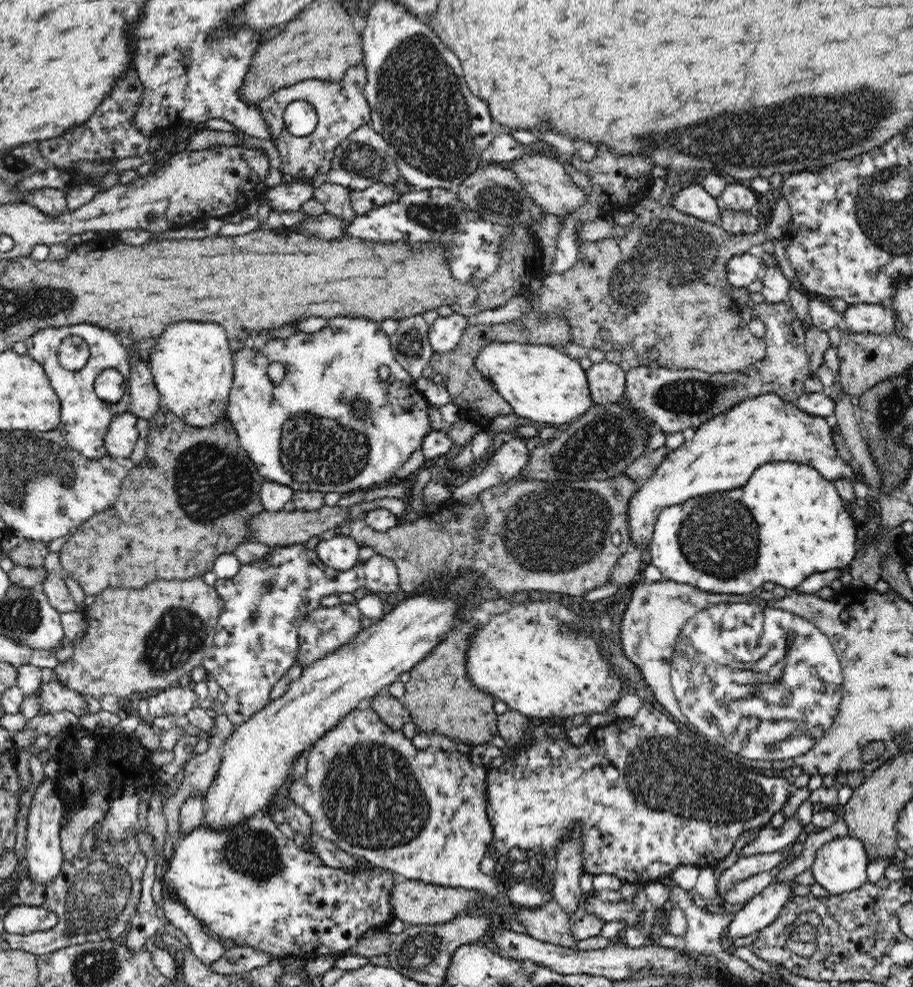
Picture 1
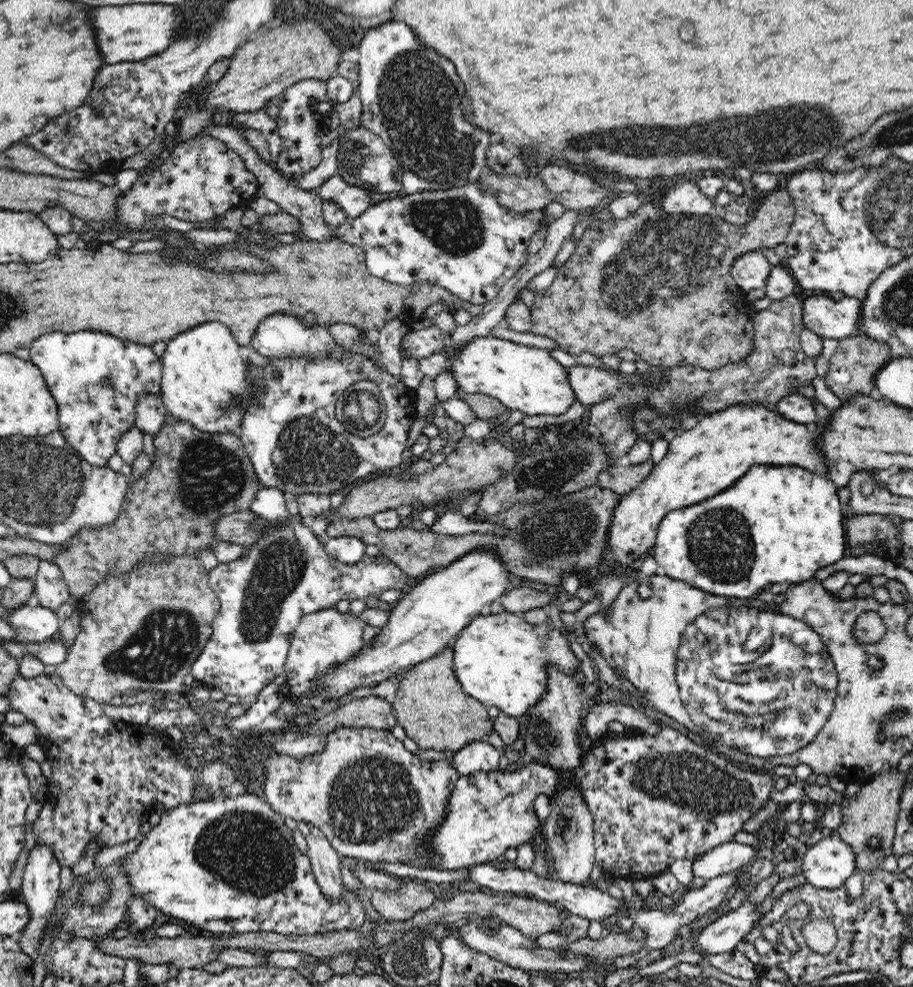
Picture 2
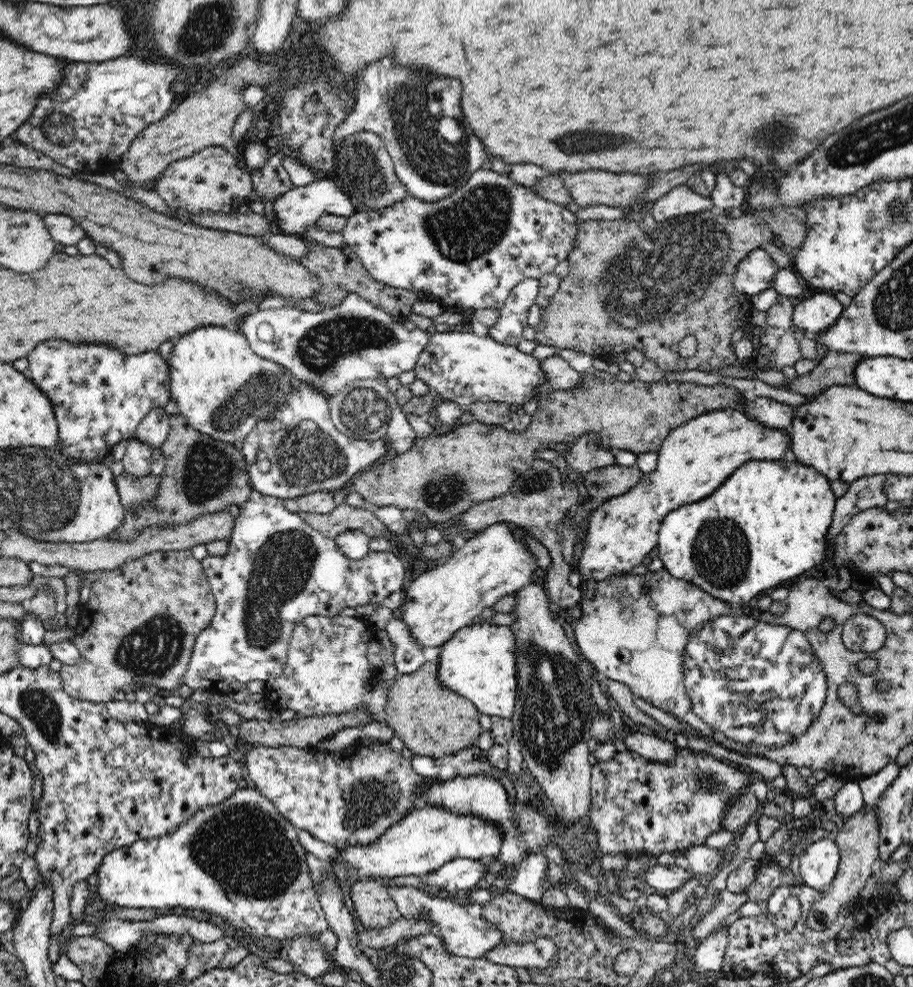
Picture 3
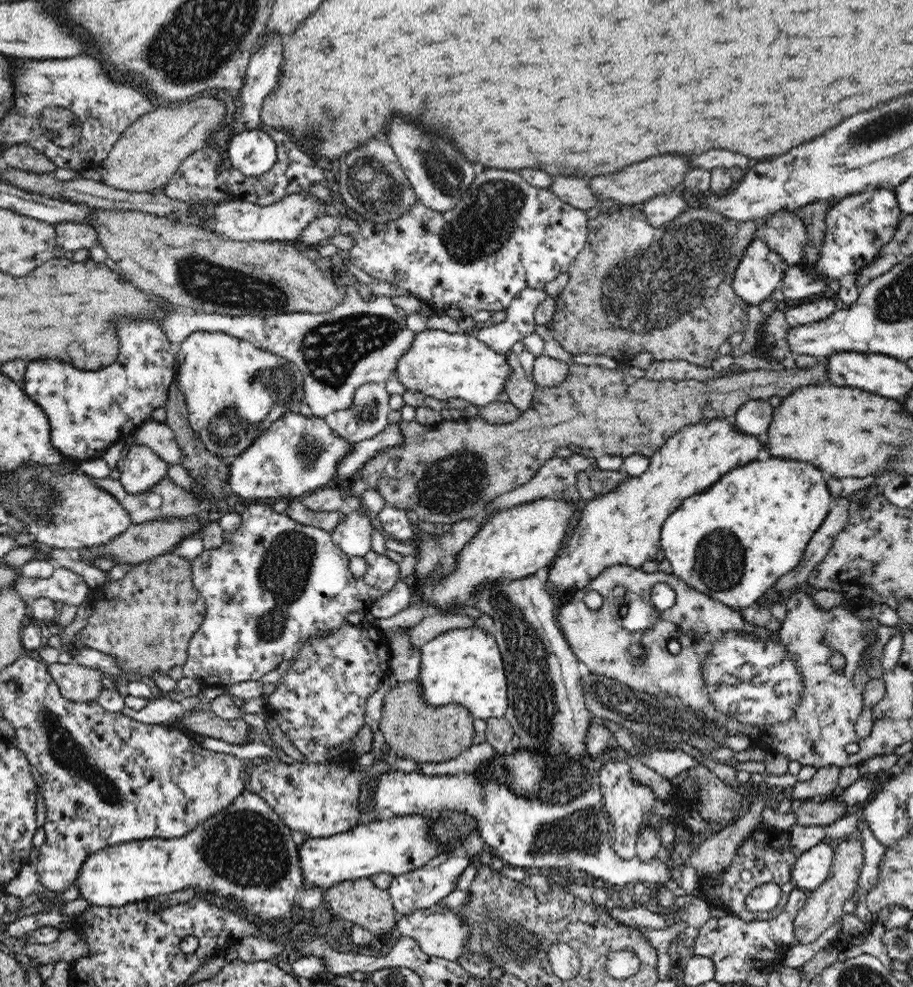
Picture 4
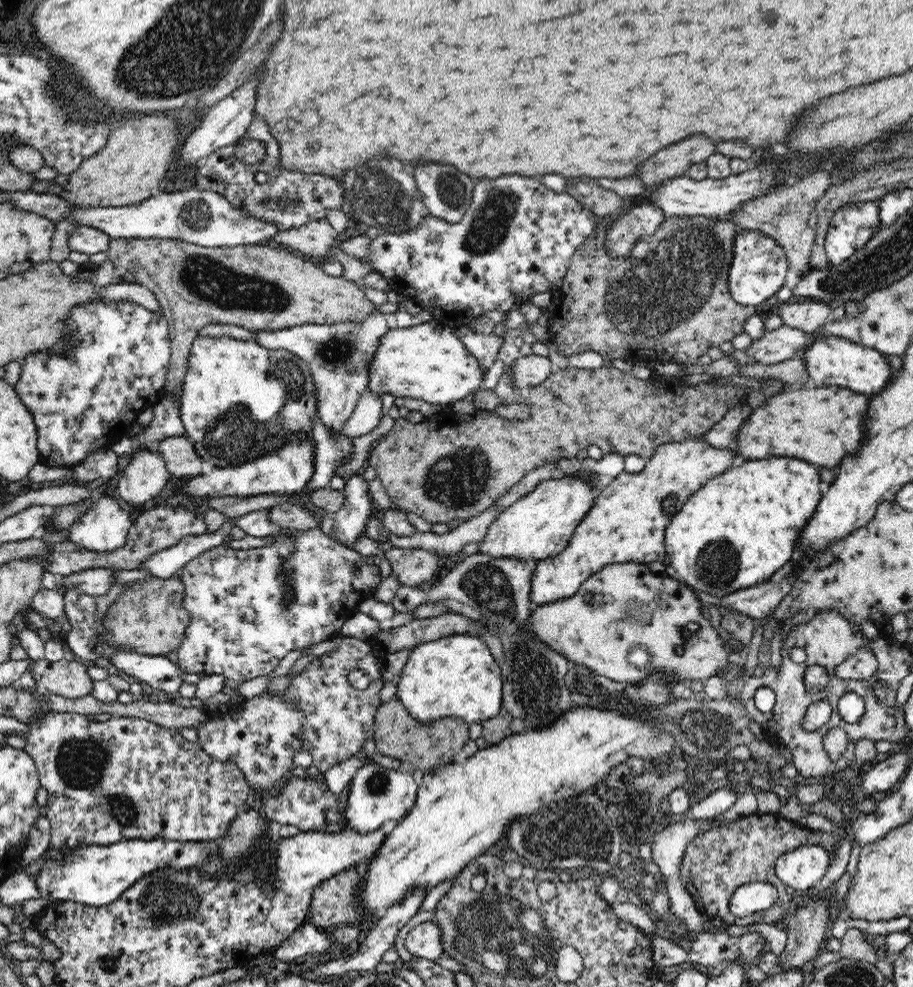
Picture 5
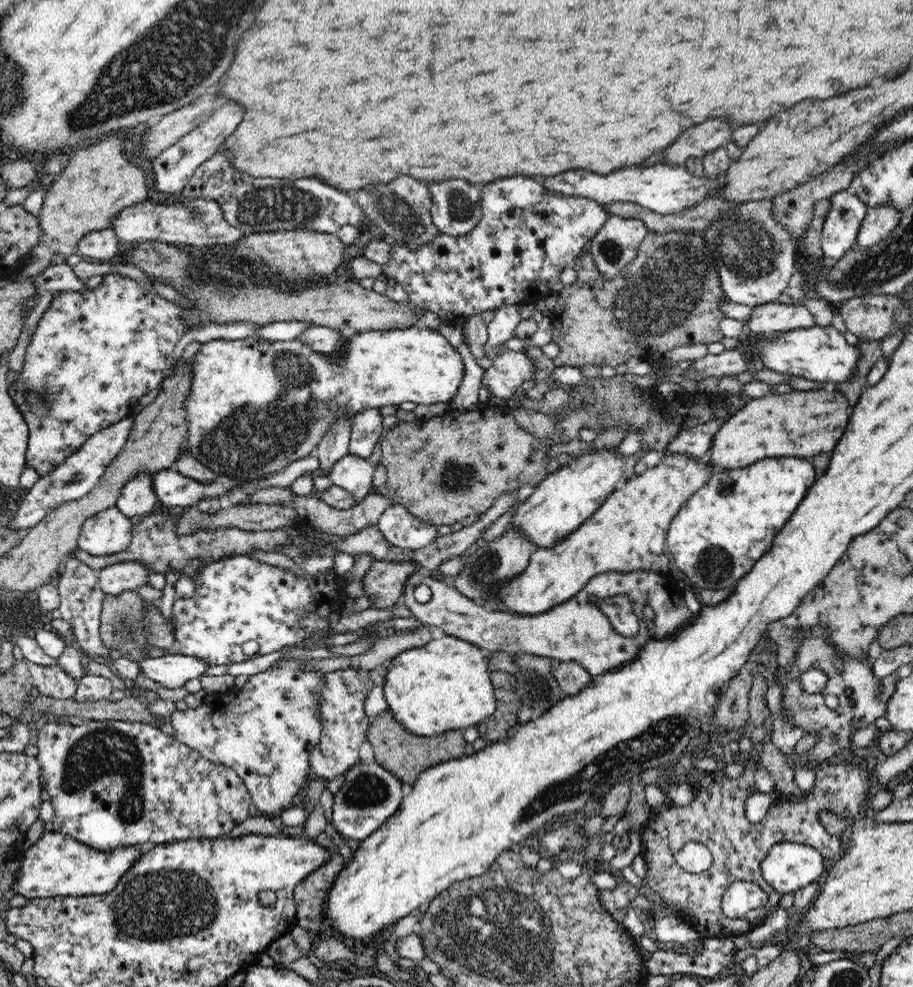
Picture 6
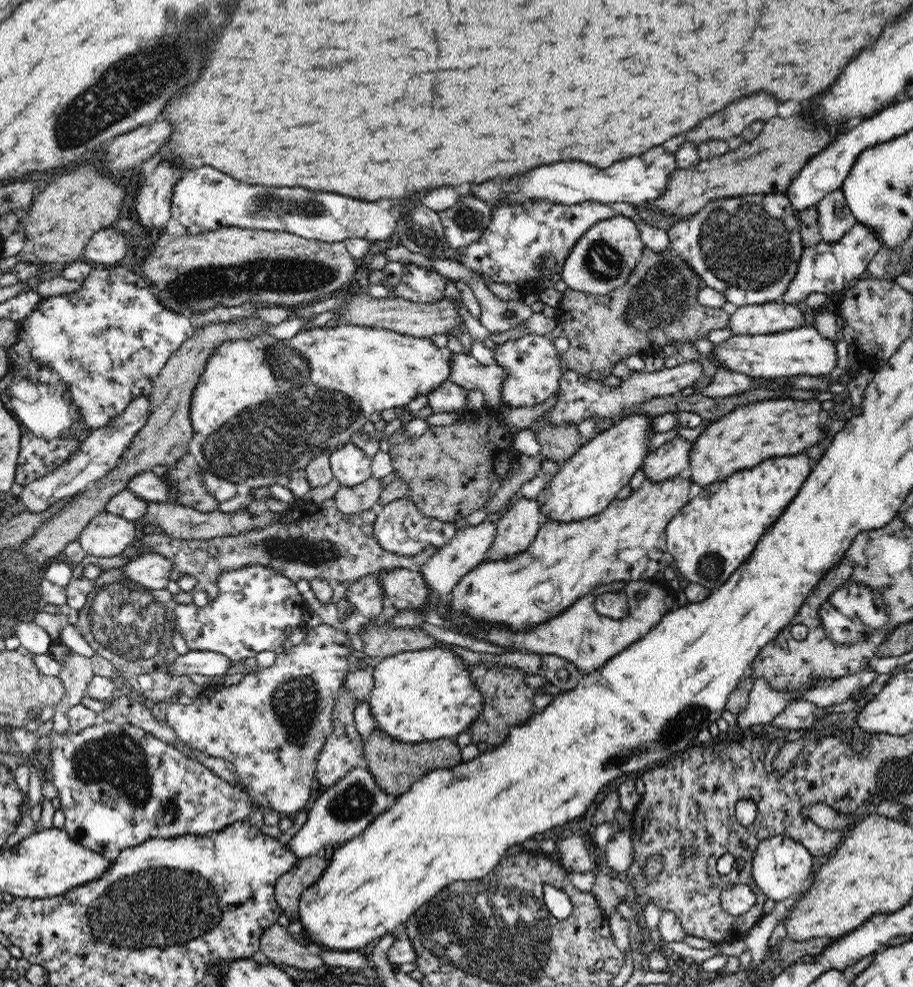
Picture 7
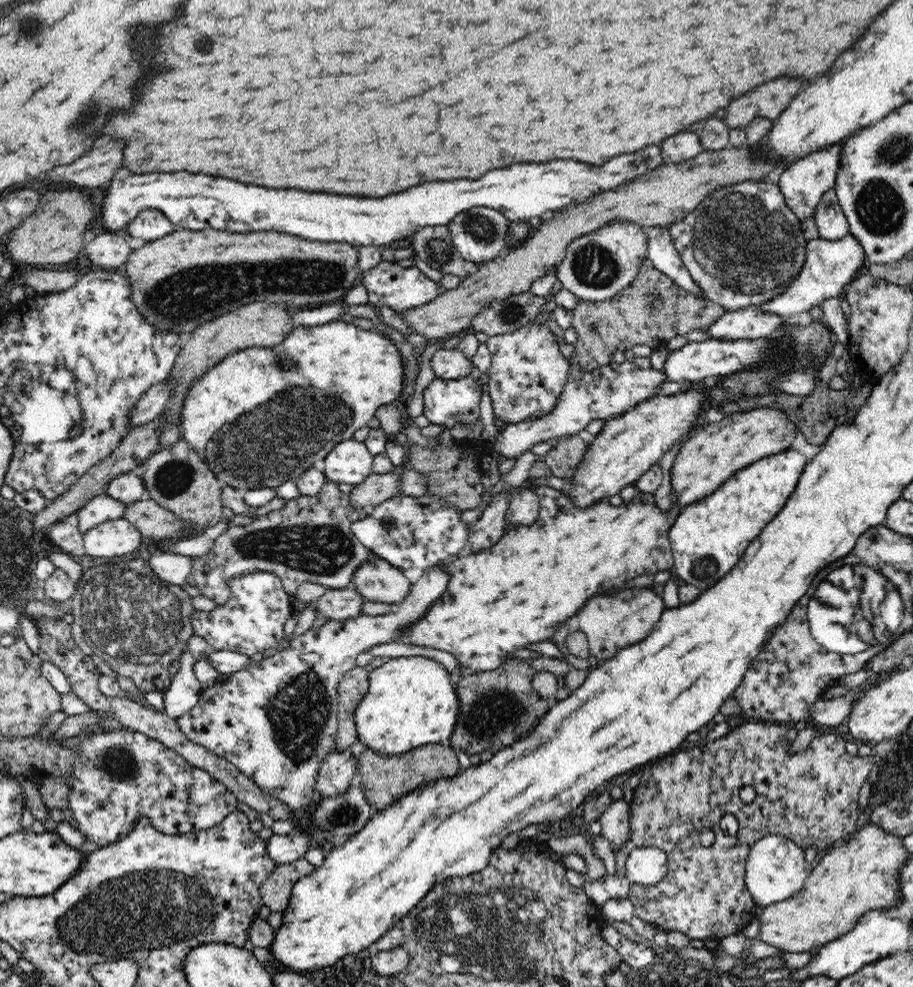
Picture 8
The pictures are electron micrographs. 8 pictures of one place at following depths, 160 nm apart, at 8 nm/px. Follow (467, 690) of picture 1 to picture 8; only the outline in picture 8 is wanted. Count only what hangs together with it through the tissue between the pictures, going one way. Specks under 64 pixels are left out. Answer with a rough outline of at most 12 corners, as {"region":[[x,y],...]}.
{"region":[[438,743],[357,760],[357,783],[380,812],[461,770]]}

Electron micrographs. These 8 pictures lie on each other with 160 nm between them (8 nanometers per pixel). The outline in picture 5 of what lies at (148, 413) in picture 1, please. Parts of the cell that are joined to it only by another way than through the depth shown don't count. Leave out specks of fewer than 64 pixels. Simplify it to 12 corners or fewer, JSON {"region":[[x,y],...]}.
{"region":[[173,436],[159,442],[171,475],[195,477],[202,461],[192,441]]}

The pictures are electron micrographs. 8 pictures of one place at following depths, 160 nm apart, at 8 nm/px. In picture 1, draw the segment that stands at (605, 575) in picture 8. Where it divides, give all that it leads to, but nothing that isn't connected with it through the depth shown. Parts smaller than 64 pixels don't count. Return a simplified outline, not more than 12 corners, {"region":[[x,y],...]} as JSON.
{"region":[[776,393],[700,424],[628,500],[632,547],[658,515],[740,488],[756,468],[799,463],[865,481],[825,418]]}

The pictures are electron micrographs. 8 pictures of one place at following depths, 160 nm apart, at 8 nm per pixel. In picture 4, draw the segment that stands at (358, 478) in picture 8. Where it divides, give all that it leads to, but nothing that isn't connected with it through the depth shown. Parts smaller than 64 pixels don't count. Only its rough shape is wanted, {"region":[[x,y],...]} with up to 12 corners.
{"region":[[342,510],[331,530],[349,556],[371,551],[374,527],[365,511]]}

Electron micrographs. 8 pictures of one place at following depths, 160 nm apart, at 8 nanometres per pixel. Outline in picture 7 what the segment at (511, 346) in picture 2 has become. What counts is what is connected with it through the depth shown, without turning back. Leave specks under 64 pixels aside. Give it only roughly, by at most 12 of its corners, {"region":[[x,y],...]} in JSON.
{"region":[[345,323],[225,342],[193,392],[202,471],[284,484],[450,374]]}

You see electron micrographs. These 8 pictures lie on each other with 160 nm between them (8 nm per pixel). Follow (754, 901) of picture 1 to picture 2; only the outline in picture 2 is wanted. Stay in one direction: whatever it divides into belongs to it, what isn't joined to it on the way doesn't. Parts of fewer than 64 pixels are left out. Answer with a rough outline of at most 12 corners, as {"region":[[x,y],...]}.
{"region":[[754,903],[717,916],[698,936],[704,955],[734,951],[760,917]]}

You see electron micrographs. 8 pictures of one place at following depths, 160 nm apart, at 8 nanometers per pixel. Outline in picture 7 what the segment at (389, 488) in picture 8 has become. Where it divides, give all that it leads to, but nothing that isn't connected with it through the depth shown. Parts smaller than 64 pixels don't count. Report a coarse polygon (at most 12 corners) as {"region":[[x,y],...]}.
{"region":[[371,476],[334,493],[338,510],[377,508],[385,480]]}

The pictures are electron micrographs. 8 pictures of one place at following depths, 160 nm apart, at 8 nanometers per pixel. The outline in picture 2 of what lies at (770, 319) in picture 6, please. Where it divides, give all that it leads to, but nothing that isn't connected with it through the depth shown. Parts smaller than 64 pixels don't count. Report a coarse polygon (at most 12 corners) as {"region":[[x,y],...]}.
{"region":[[802,301],[803,327],[820,338],[854,337],[862,301]]}

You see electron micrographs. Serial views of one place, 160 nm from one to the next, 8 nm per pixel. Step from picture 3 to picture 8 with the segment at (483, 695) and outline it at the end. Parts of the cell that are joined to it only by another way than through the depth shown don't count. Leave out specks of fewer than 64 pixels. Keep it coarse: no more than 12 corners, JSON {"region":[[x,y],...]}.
{"region":[[439,662],[369,669],[357,739],[380,755],[447,745],[459,709]]}

